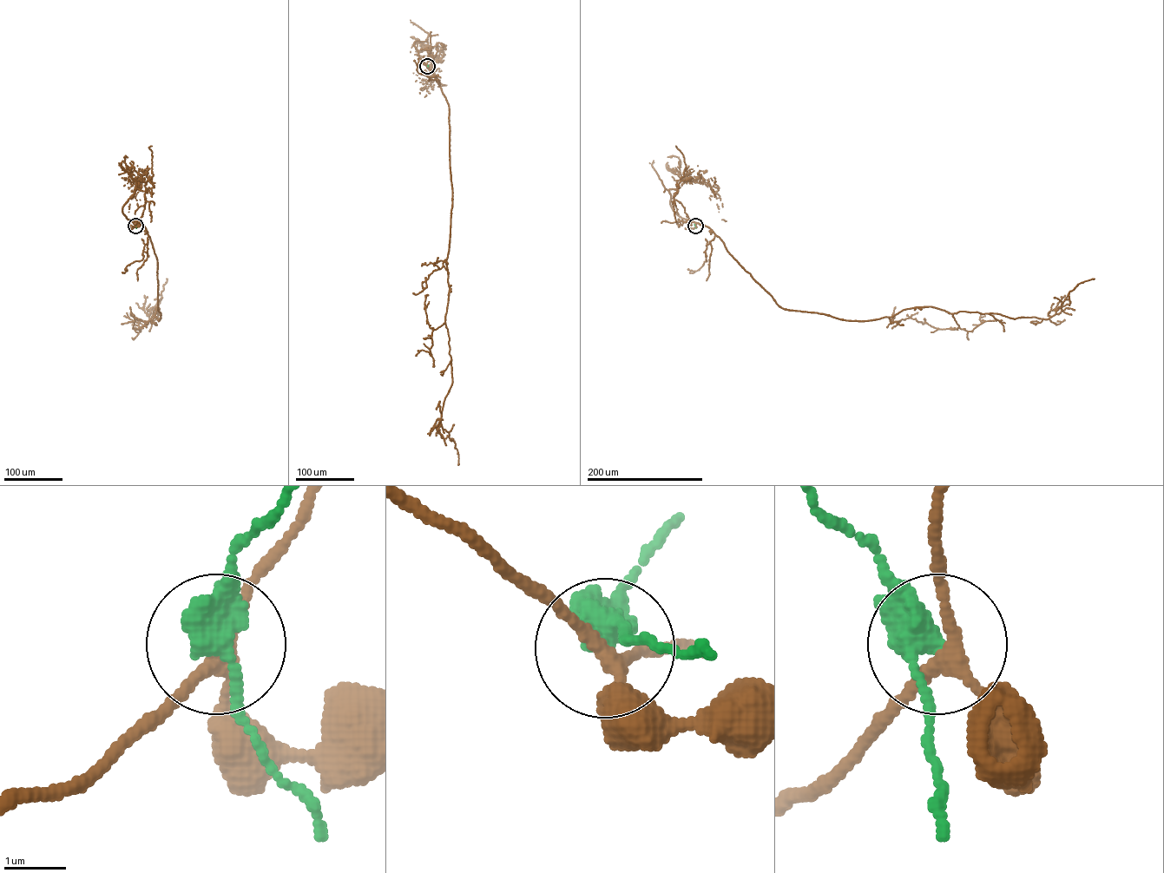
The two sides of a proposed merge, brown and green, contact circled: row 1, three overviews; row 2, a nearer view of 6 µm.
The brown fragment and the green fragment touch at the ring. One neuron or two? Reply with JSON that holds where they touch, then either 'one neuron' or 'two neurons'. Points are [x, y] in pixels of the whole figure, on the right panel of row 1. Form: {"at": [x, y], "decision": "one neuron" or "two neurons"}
{"at": [695, 226], "decision": "two neurons"}

